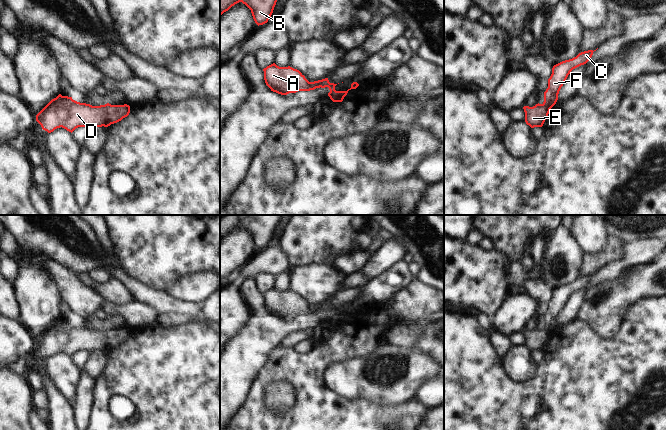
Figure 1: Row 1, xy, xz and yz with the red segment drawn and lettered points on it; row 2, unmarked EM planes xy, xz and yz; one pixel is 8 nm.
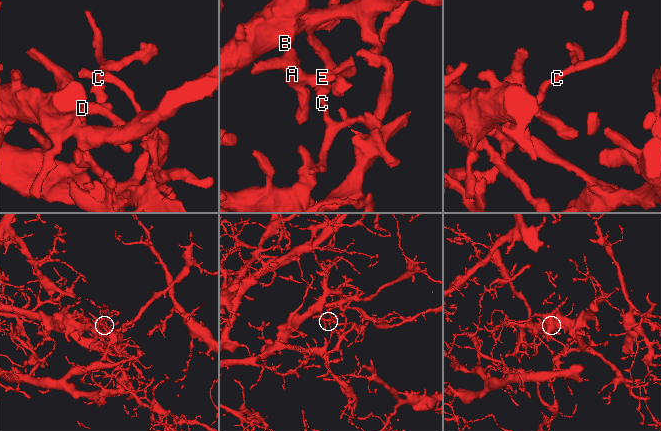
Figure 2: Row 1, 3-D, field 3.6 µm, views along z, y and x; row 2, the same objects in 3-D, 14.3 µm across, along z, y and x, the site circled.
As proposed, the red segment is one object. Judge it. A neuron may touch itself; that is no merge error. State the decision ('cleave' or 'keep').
cleave

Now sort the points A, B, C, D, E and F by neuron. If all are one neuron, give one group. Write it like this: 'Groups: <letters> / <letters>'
Groups: A B D E / C F

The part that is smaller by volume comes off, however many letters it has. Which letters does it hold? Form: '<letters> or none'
C, F

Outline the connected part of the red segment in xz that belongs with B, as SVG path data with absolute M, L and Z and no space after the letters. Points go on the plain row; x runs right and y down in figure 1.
M220 215L220 240L242 226L252 237L255 247L263 249L270 243L282 215Z

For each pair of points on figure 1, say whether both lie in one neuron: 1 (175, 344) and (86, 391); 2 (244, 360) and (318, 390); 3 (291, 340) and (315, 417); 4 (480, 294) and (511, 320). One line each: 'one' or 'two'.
1: two
2: two
3: two
4: two

